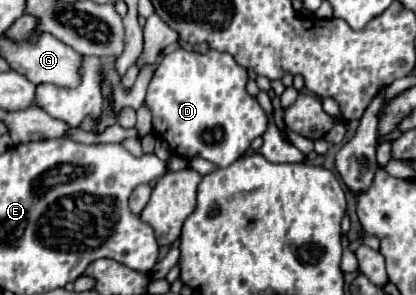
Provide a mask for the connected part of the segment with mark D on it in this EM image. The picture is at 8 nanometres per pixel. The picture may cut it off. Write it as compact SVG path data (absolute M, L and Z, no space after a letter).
M175 50L159 62L157 78L149 82L145 106L151 110L153 116L153 134L167 142L171 152L181 158L195 158L201 156L205 160L211 160L219 168L231 166L257 138L263 136L267 130L267 112L261 108L261 104L247 94L247 70L239 66L231 54L209 50L209 54L197 54L189 50Z

